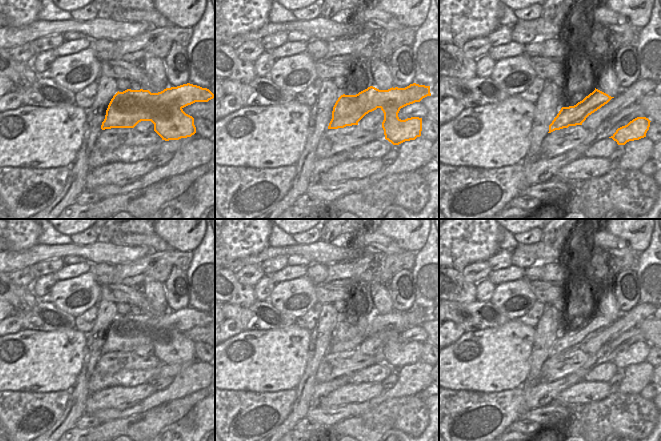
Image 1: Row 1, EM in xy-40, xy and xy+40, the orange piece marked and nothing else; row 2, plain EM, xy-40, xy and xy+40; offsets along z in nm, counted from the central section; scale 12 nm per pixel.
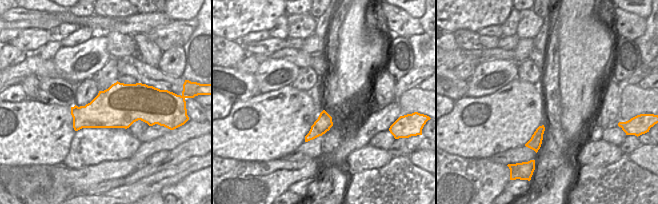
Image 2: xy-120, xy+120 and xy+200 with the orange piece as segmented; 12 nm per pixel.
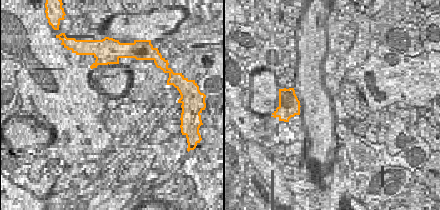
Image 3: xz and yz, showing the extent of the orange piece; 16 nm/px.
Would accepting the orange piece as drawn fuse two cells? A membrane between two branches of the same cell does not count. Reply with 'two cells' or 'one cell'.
two cells

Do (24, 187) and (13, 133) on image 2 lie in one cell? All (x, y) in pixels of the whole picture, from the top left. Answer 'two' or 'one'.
two

